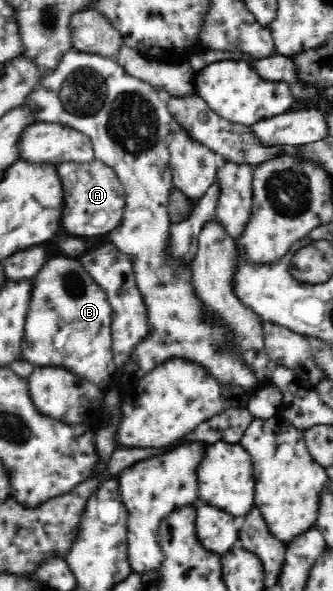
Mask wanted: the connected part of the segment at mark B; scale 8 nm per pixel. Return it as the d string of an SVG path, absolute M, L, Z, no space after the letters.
M60 255L46 263L34 277L30 311L26 317L26 335L22 343L22 359L35 366L64 368L84 376L102 389L108 389L117 377L112 347L112 306L106 290L92 278L77 257Z

